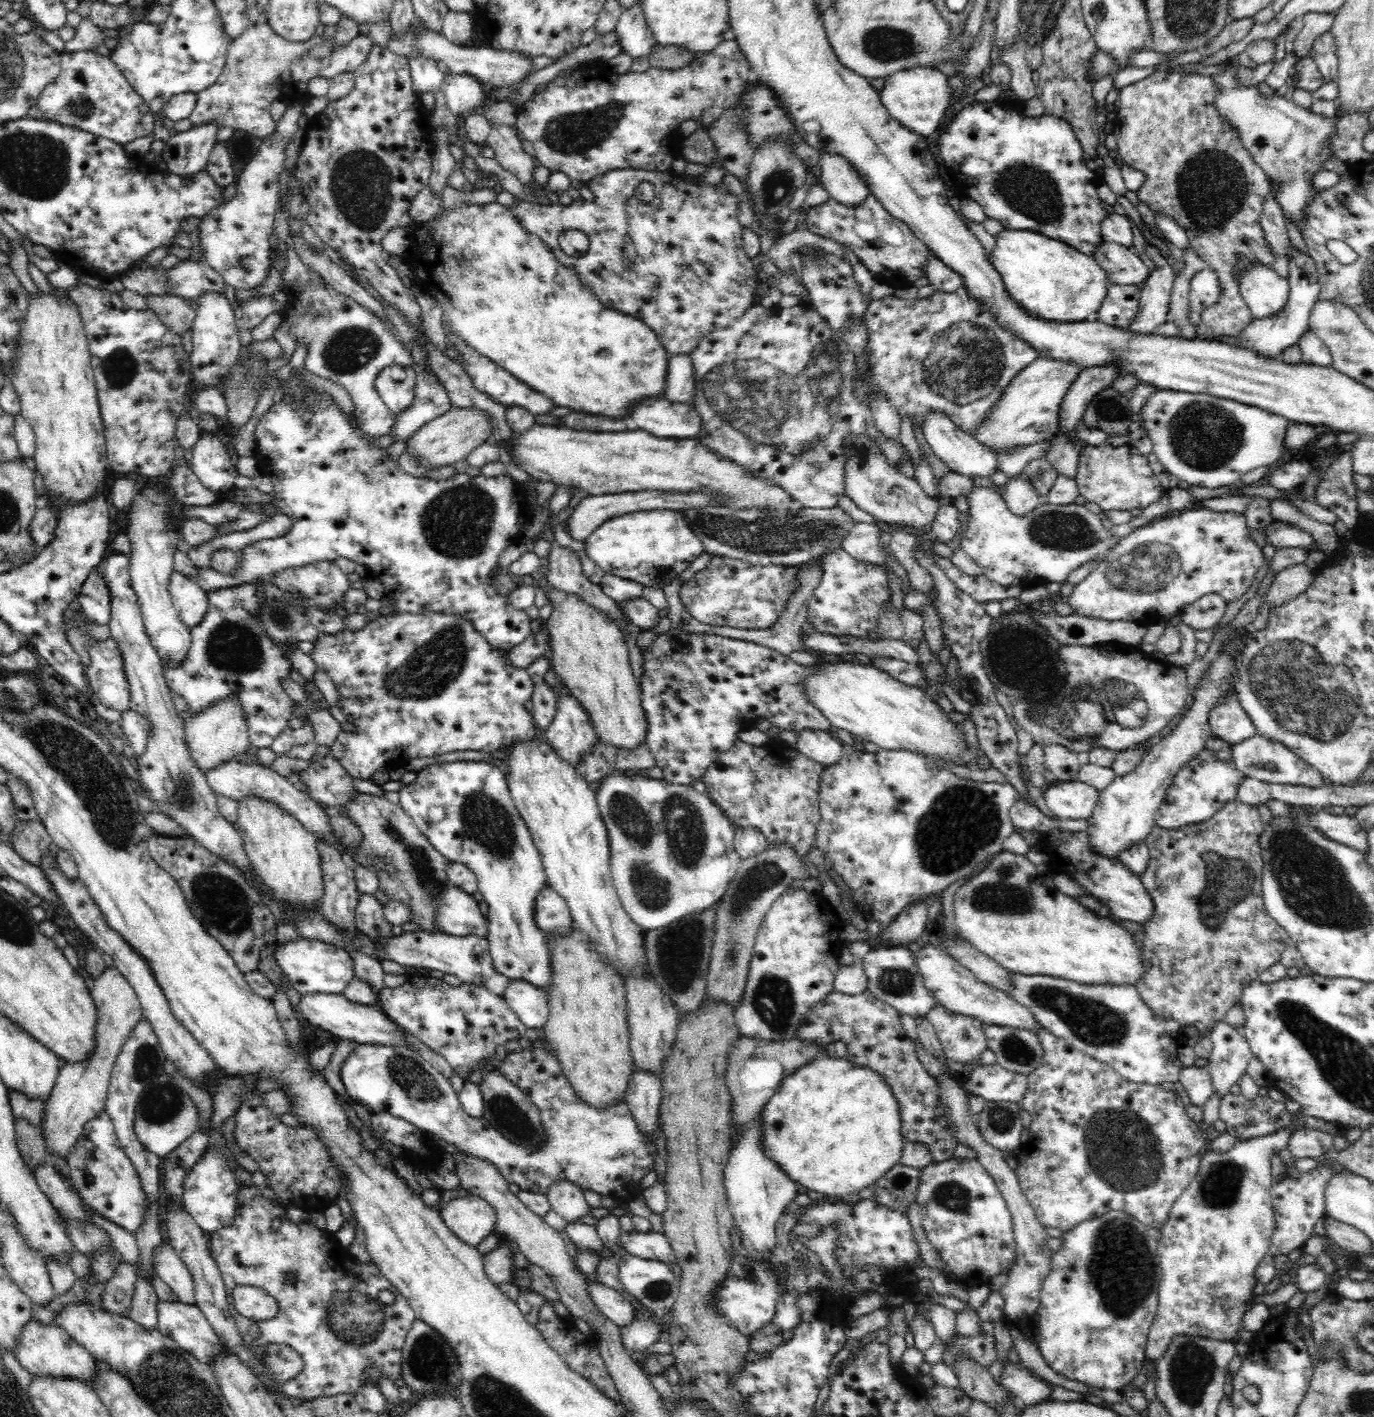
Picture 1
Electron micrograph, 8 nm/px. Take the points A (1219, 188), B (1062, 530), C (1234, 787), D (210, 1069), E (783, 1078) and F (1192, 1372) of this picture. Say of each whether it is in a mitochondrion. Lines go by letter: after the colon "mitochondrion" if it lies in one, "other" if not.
A: mitochondrion
B: mitochondrion
C: other
D: other
E: other
F: mitochondrion

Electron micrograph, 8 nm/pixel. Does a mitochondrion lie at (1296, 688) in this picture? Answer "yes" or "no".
yes

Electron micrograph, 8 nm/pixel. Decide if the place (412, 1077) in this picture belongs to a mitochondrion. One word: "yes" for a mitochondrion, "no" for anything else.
yes

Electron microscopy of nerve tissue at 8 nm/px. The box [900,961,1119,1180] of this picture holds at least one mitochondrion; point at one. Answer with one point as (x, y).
(1014, 1048)

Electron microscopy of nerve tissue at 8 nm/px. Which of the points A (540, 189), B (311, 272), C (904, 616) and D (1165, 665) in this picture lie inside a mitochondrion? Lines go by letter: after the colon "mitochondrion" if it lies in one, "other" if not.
A: other
B: other
C: other
D: other

